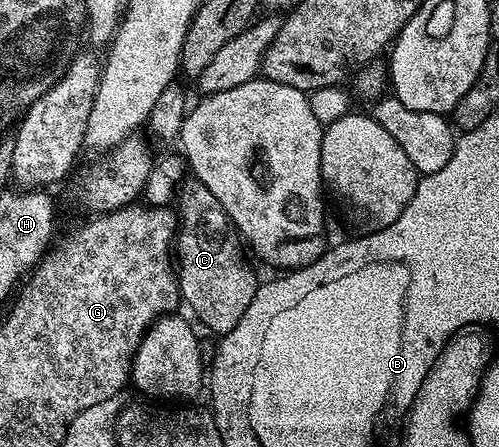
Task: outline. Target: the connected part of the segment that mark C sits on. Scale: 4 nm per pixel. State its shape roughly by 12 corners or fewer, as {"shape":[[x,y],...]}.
{"shape":[[201,180],[177,192],[180,300],[215,334],[255,296],[255,271]]}

